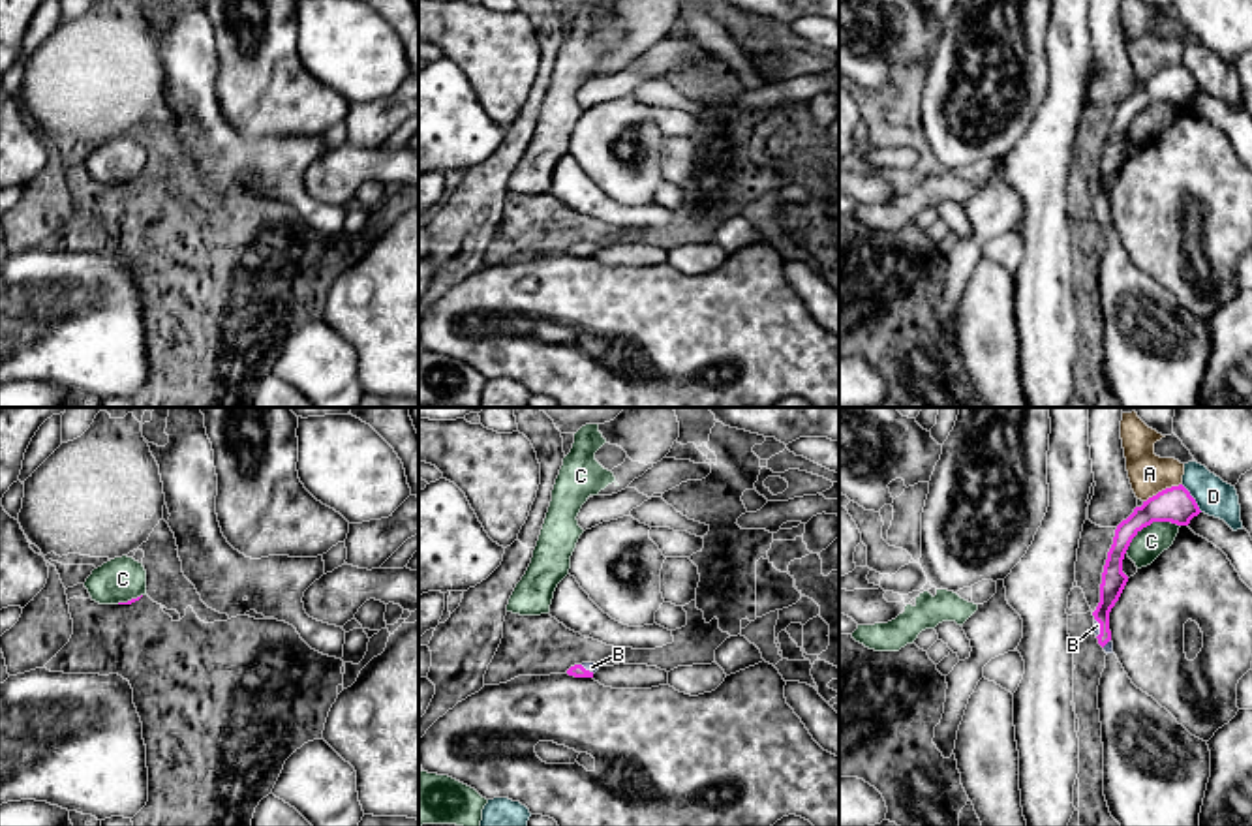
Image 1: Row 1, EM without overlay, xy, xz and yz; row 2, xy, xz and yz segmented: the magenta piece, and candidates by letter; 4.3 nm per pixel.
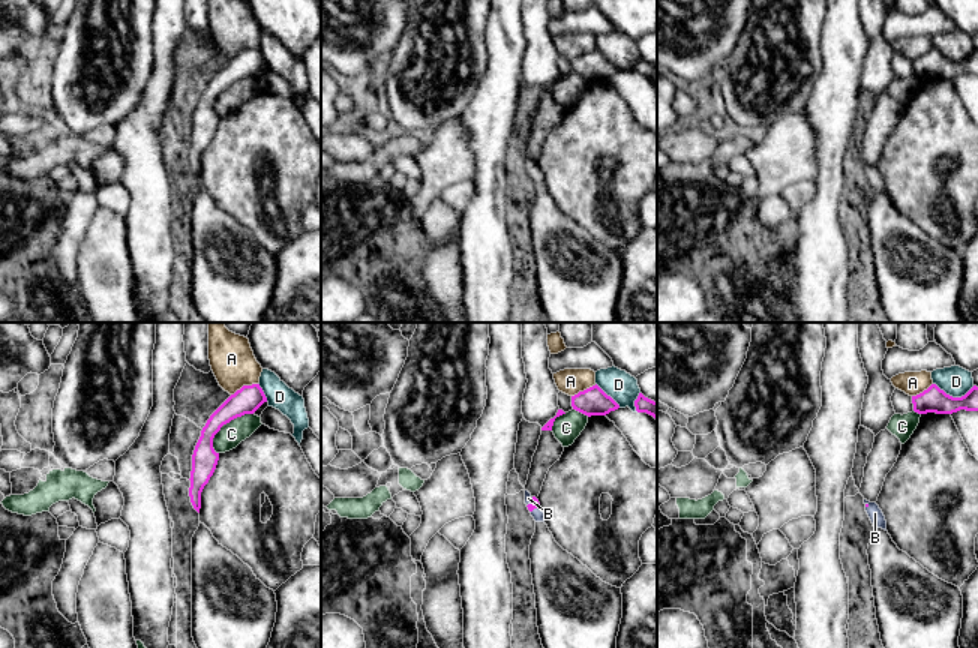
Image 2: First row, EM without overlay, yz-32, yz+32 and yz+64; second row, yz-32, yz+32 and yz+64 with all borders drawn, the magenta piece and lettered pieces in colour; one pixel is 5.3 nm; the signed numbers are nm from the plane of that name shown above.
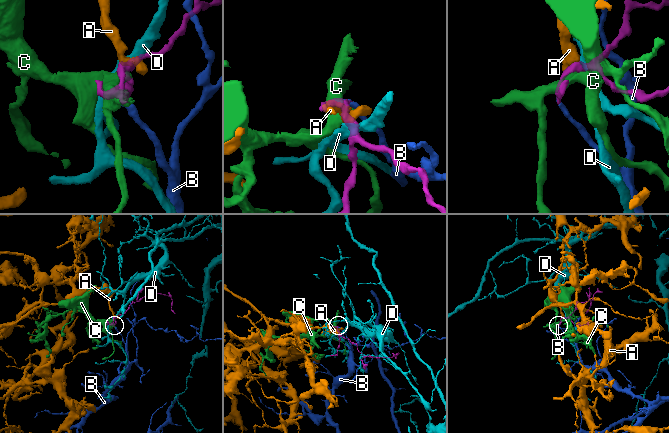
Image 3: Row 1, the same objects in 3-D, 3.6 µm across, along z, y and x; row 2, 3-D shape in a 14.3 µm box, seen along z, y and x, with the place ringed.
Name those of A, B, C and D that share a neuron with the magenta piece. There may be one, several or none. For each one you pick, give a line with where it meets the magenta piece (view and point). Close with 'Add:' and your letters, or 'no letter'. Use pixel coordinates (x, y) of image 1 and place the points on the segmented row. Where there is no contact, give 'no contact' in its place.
B: yz (1100, 627)
Add: B

